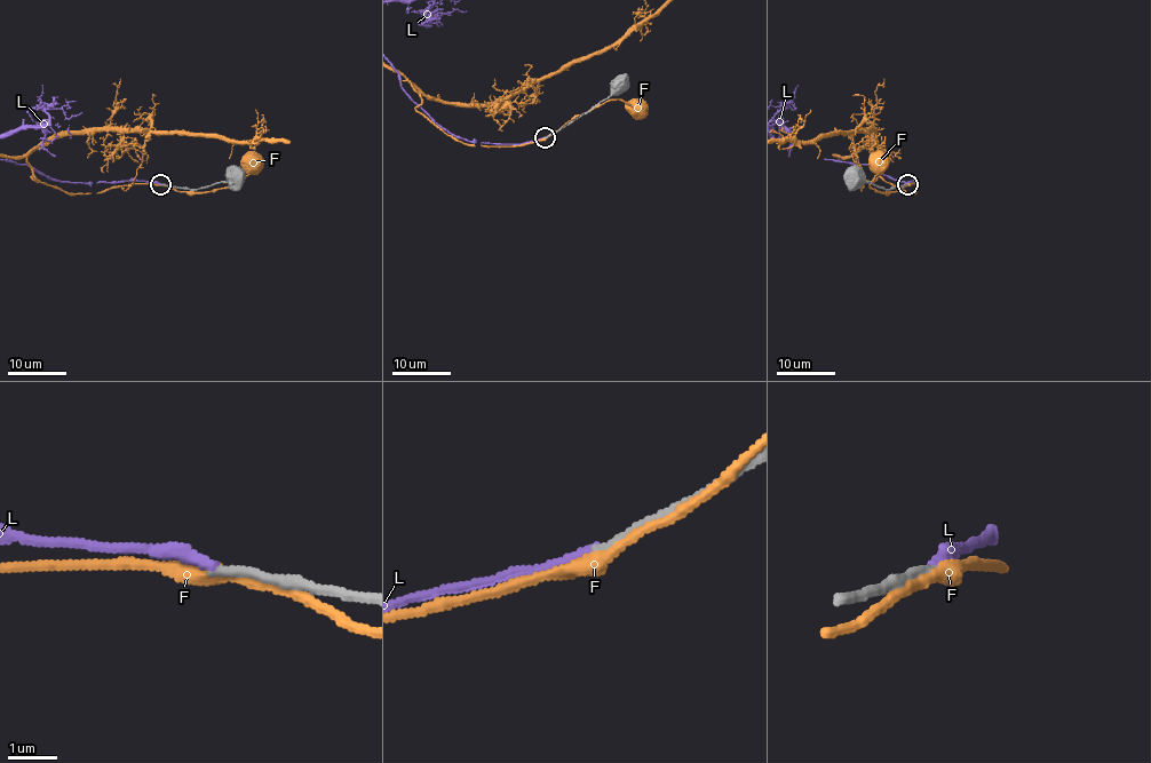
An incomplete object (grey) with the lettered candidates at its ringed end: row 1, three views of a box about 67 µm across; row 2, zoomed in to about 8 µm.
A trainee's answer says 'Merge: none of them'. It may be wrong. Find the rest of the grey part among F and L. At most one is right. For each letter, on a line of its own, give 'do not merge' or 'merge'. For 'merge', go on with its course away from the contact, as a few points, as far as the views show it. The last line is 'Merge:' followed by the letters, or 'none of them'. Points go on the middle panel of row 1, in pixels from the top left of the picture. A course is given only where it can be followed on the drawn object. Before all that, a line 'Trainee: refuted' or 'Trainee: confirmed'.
Trainee: confirmed
F: do not merge
L: do not merge
Merge: none of them

